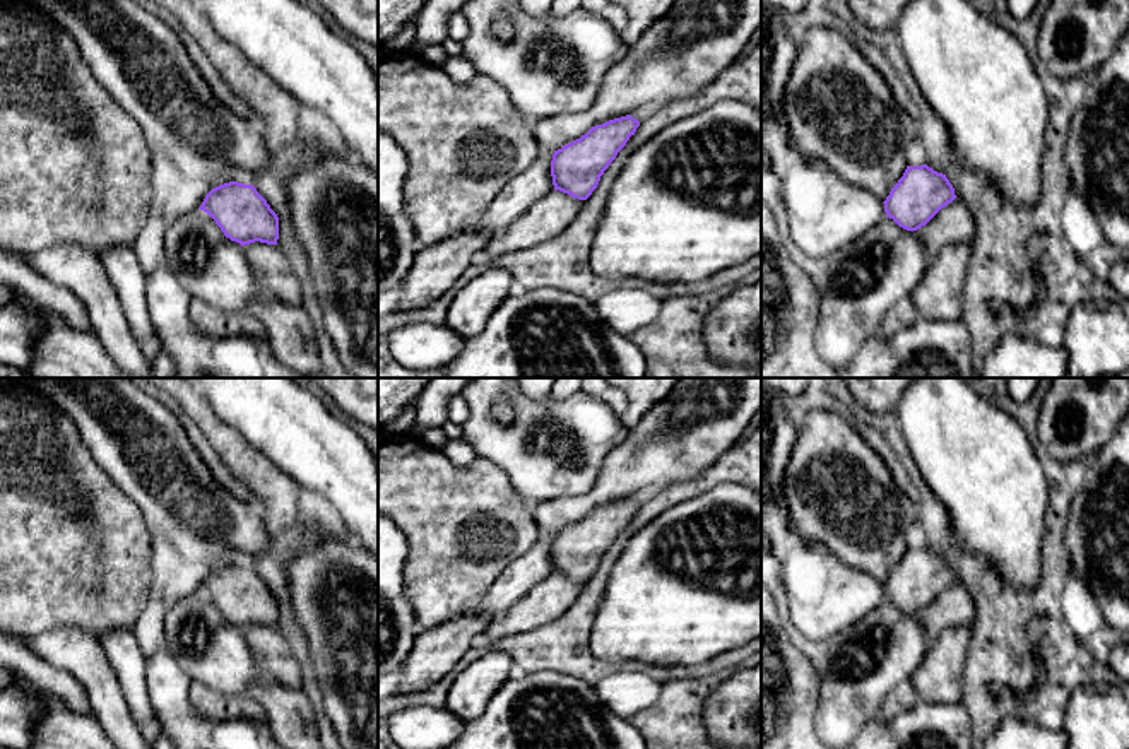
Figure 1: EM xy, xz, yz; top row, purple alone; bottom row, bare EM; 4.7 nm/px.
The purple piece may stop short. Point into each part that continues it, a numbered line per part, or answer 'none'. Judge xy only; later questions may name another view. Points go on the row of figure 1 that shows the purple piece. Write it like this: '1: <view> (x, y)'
1: xy (271, 265)

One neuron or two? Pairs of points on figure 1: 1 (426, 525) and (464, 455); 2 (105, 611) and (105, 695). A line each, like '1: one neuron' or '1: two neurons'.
1: two neurons
2: two neurons

